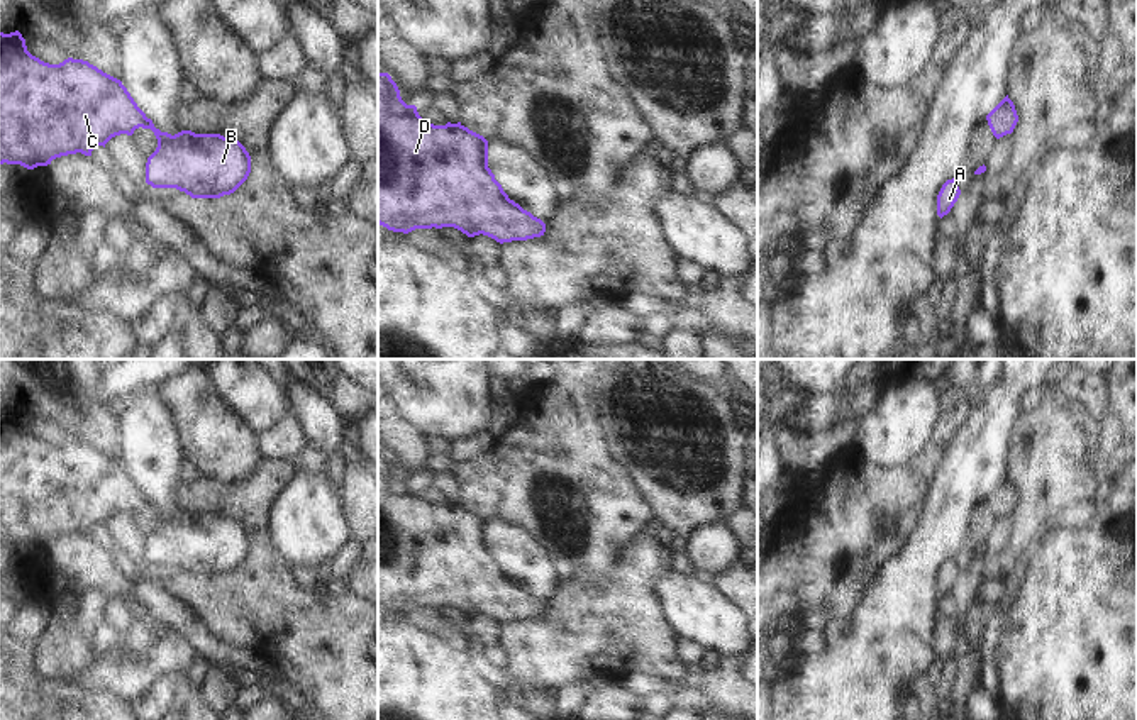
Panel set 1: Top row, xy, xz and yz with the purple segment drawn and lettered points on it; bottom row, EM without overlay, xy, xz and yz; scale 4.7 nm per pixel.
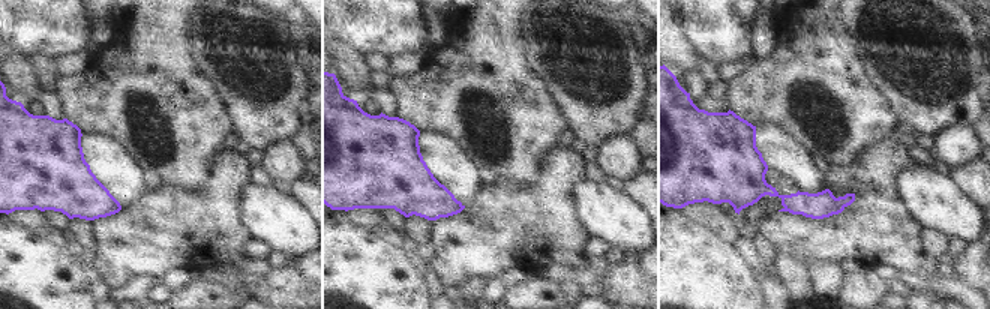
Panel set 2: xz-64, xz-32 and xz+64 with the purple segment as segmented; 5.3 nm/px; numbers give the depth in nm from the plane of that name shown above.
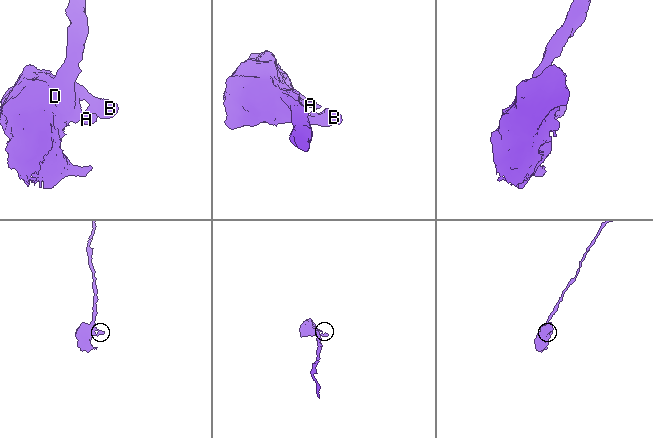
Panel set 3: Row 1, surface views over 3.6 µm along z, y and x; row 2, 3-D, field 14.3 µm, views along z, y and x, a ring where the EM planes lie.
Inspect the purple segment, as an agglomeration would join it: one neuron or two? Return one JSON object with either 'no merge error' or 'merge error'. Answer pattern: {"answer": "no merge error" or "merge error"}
{"answer": "no merge error"}

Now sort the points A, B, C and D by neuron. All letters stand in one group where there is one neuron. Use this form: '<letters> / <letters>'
A B C D

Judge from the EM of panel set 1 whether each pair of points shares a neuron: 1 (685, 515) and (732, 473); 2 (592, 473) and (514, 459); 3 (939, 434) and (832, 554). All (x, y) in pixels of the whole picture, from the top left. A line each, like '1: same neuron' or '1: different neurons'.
1: same neuron
2: same neuron
3: same neuron

